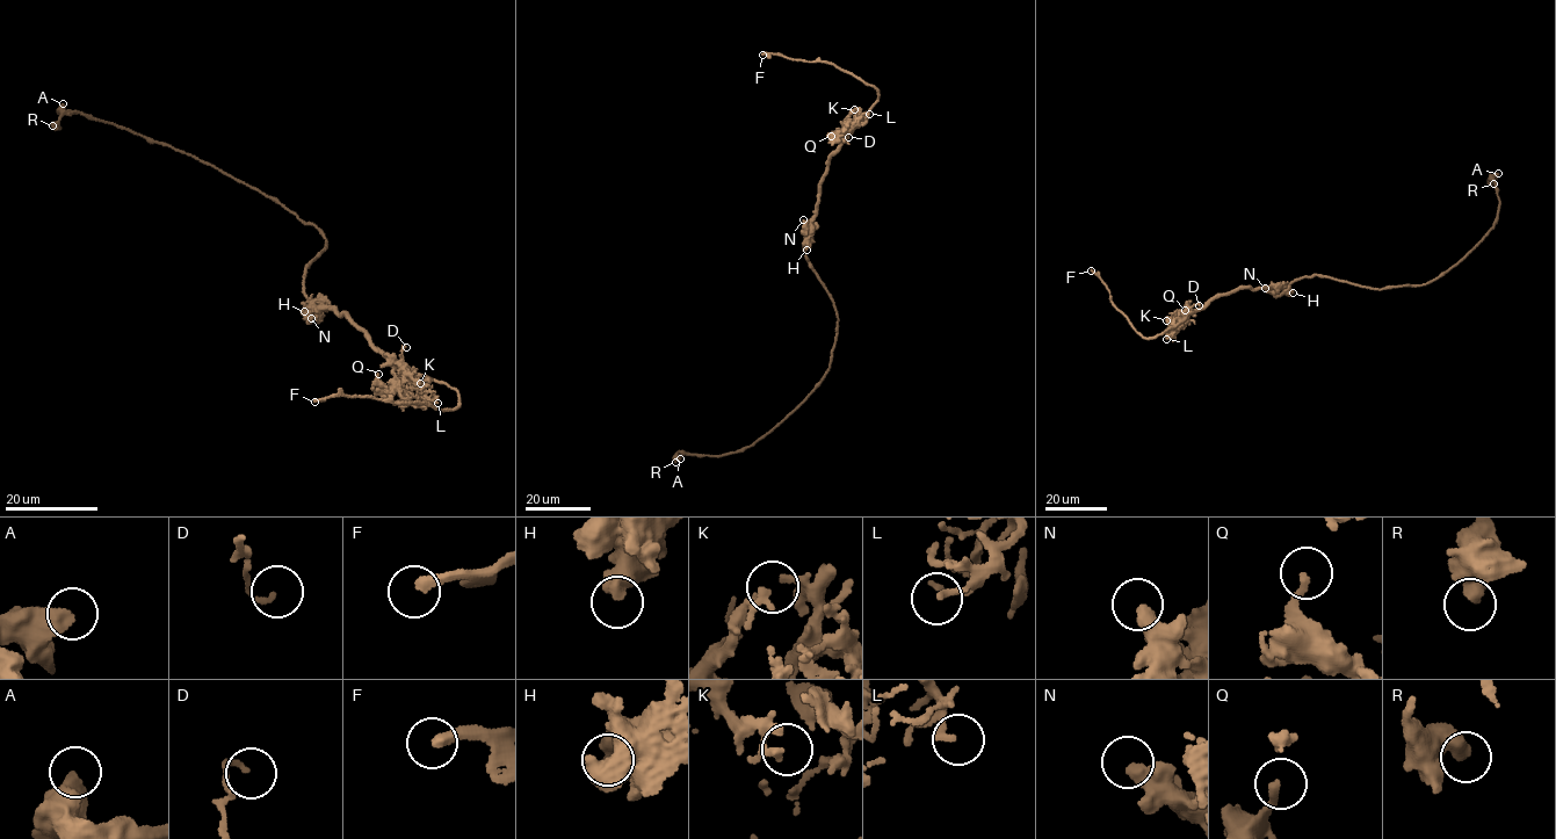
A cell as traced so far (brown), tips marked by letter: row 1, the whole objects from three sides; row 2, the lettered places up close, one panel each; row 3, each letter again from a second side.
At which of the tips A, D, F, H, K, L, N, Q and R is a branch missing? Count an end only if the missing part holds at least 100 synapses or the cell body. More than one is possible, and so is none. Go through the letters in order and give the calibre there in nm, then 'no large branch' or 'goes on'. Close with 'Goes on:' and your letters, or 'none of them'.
A: 550 nm | no large branch
D: 120 nm | no large branch
F: 320 nm | goes on
H: 500 nm | no large branch
K: 170 nm | no large branch
L: 200 nm | no large branch
N: 480 nm | no large branch
Q: 150 nm | no large branch
R: 500 nm | no large branch
Goes on: F

